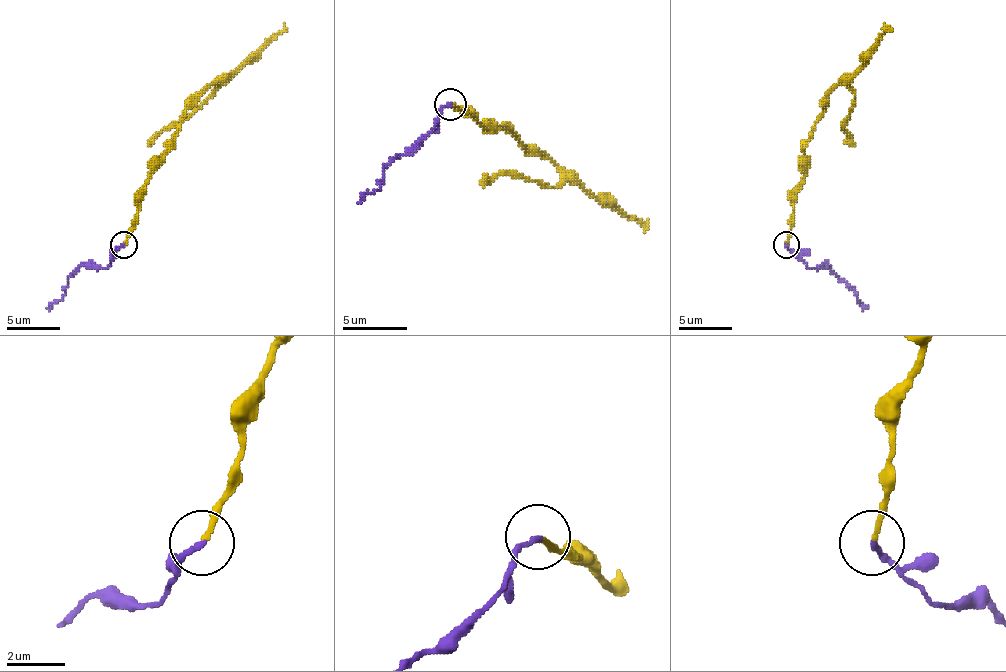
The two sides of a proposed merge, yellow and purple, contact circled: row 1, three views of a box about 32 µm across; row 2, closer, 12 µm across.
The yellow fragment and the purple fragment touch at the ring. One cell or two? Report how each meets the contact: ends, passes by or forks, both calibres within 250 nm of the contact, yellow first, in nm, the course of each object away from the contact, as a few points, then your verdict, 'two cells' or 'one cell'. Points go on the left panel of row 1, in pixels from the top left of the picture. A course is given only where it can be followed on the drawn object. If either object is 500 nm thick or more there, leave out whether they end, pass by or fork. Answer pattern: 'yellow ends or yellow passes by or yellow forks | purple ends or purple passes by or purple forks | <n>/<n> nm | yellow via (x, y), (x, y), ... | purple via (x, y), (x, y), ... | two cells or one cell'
yellow ends | purple ends | 170/200 nm | yellow via (124, 244), (137, 212), (137, 191), (177, 130), (180, 116), (239, 66), (249, 63), (281, 31), (284, 23) | purple via (124, 244), (105, 268), (81, 266), (68, 279), (65, 295), (47, 308) | two cells

